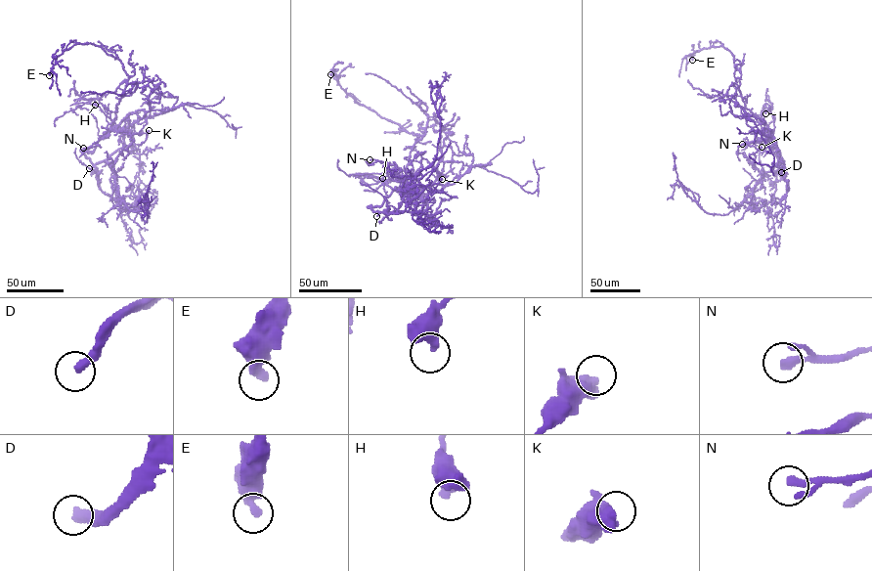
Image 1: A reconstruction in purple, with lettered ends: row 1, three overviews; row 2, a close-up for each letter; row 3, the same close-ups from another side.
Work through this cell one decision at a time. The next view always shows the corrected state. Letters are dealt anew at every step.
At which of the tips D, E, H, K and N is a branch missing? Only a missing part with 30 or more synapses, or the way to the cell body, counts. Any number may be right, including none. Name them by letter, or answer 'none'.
D

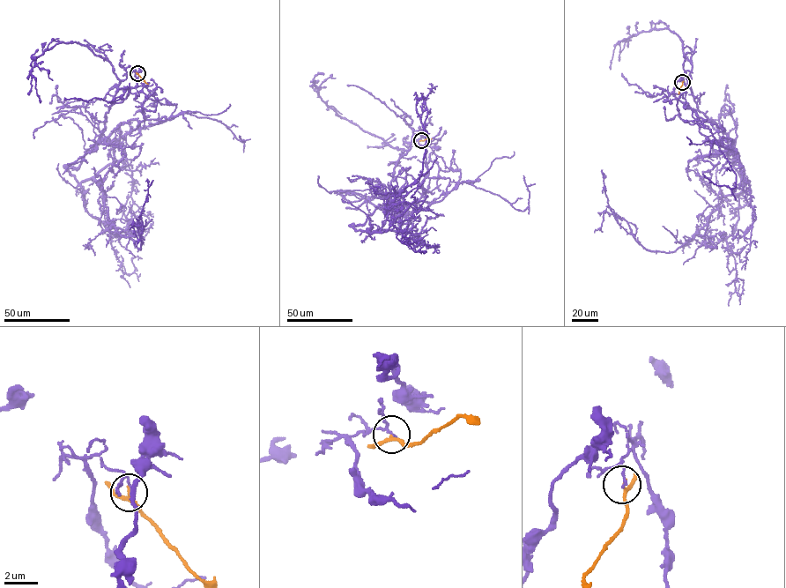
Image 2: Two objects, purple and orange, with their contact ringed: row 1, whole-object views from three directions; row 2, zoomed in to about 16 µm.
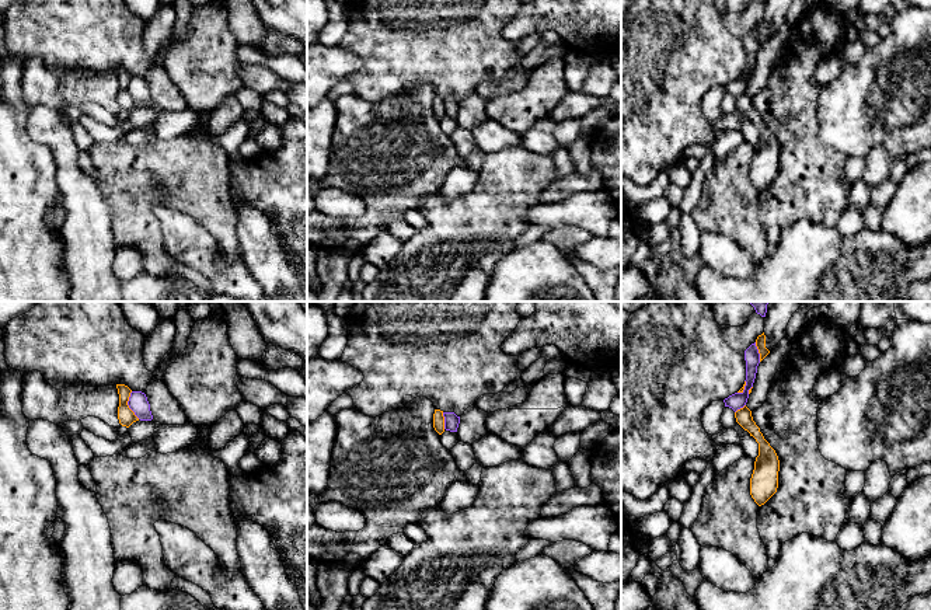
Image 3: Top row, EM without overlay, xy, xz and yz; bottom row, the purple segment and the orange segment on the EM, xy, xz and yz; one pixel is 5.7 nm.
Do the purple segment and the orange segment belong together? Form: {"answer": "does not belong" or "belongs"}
{"answer": "does not belong"}

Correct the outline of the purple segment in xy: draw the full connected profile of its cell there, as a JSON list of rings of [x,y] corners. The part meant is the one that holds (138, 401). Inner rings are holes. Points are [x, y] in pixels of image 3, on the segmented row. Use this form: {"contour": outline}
{"contour": [[[132,391],[128,405],[140,421],[151,421],[153,419],[153,415],[150,411],[150,404],[149,404],[144,393]]]}

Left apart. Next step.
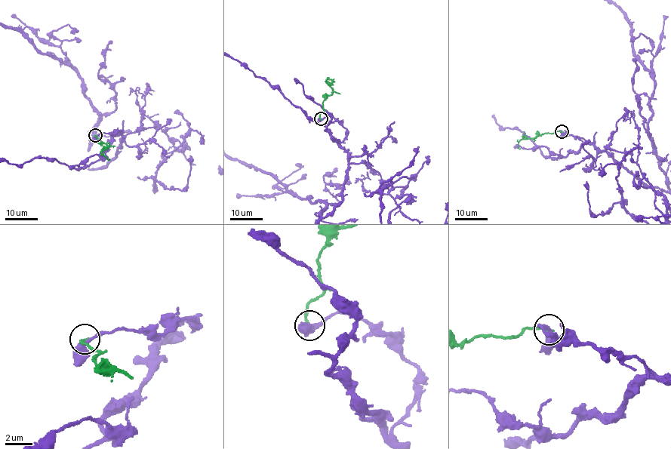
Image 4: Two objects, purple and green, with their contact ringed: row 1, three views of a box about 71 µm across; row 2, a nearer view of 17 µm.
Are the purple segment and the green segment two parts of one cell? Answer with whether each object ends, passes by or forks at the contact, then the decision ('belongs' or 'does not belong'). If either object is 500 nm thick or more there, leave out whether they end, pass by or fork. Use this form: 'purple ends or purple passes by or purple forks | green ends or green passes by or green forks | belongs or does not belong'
purple passes by | green ends | does not belong

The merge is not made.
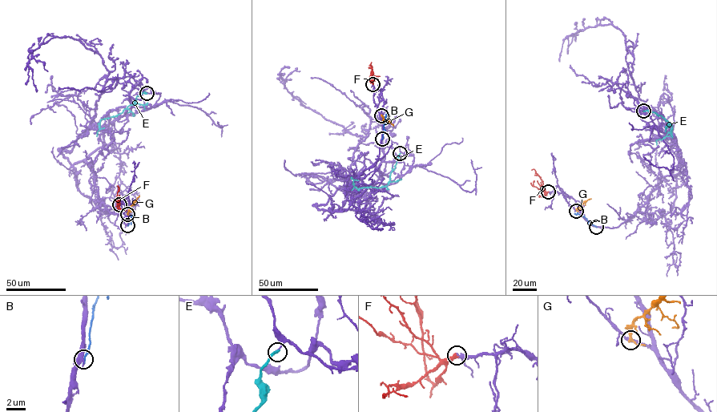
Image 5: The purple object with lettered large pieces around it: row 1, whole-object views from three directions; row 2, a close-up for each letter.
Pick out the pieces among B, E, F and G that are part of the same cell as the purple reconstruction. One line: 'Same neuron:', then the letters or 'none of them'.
Same neuron: F

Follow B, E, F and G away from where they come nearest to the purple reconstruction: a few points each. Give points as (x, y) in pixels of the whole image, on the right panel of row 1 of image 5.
B: (596, 227), (583, 216), (574, 213)
E: (643, 111), (655, 112), (672, 126), (670, 132), (656, 140), (656, 144)
F: (548, 191), (545, 191), (536, 171), (531, 170)
G: (576, 211), (591, 198)

